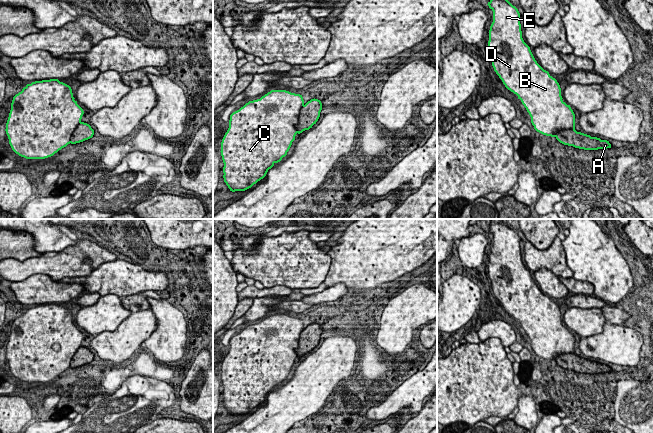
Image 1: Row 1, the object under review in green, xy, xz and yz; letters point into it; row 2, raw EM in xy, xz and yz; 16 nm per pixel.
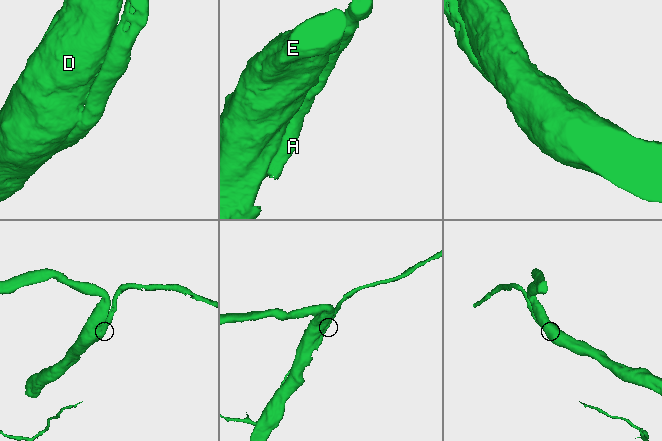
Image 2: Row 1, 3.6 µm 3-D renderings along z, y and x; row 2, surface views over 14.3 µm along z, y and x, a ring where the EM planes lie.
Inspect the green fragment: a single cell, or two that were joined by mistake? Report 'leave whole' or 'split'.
leave whole

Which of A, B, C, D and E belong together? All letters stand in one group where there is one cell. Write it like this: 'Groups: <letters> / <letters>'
Groups: A B C D E

